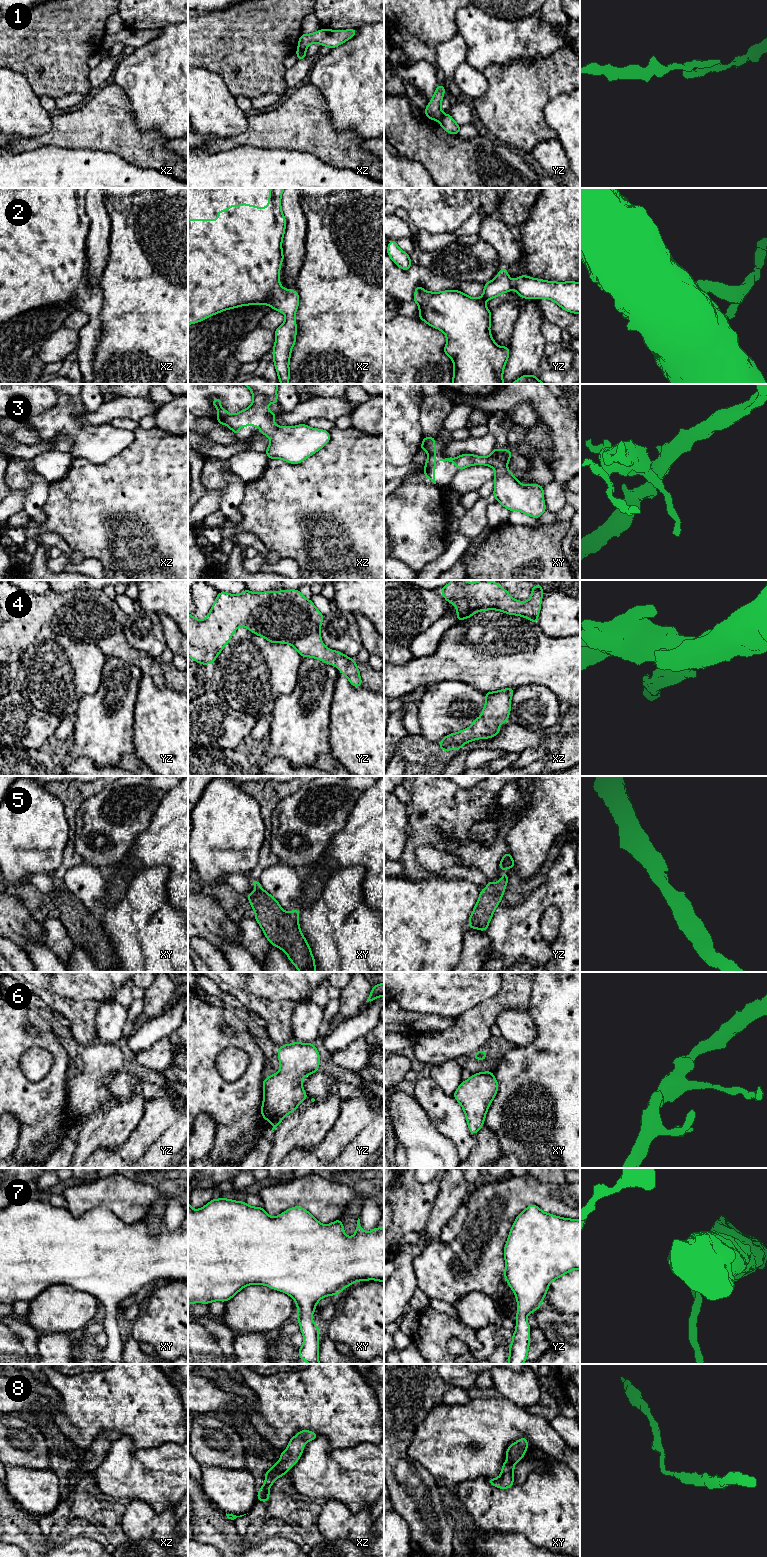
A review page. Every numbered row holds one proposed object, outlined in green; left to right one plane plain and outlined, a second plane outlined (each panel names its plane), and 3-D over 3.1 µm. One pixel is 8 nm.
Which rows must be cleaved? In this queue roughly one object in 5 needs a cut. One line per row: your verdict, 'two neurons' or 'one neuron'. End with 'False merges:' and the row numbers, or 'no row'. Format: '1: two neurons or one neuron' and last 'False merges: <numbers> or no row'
1: two neurons
2: one neuron
3: one neuron
4: one neuron
5: one neuron
6: one neuron
7: one neuron
8: one neuron
False merges: 1

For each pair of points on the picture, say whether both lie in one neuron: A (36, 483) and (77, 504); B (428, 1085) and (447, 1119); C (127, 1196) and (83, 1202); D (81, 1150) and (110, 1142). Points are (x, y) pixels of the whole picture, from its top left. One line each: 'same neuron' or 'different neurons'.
A: different neurons
B: same neuron
C: same neuron
D: same neuron

